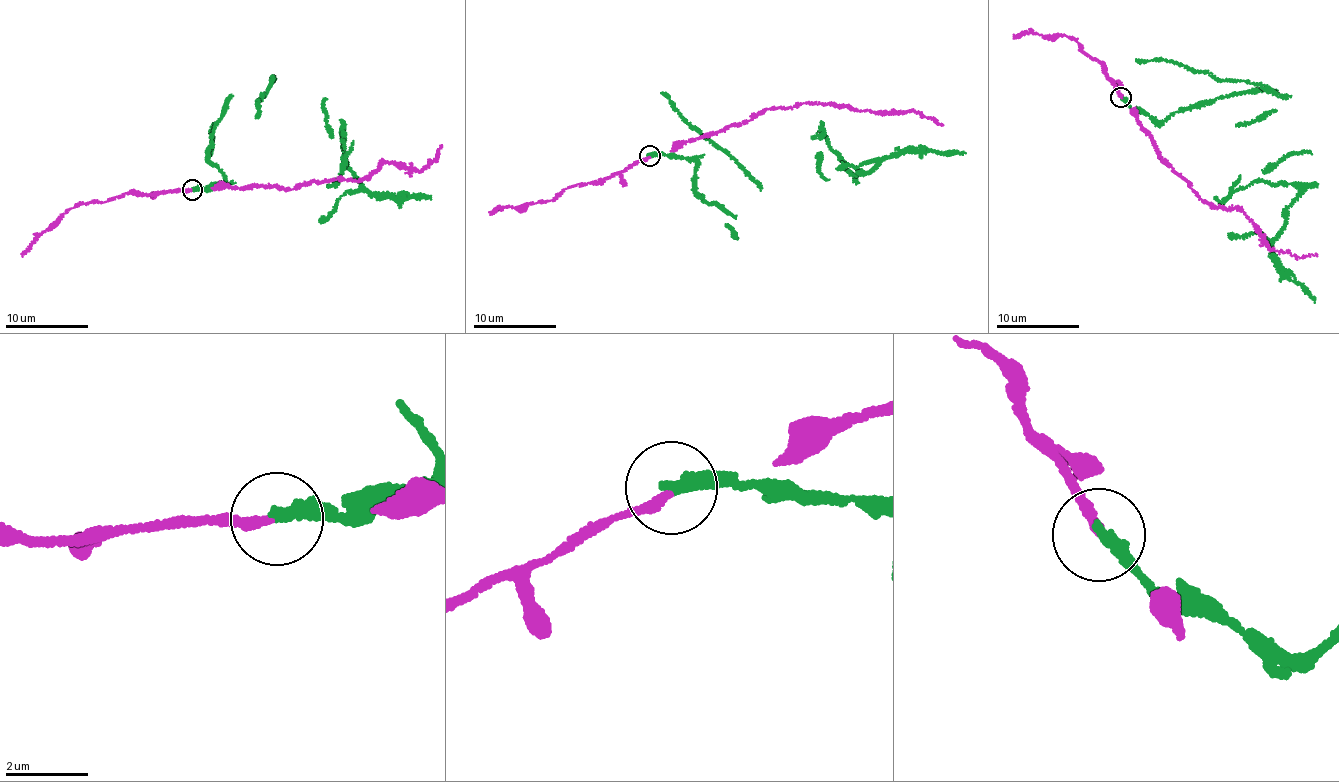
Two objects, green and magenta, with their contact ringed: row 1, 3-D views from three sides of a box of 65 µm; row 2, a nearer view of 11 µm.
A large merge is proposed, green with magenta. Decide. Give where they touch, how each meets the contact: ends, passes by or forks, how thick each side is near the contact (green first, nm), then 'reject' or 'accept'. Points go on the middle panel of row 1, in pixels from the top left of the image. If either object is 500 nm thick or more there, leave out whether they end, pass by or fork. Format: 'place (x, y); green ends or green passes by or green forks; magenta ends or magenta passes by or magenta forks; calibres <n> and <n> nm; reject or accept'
place (649, 155); green ends; magenta ends; calibres 320 and 240 nm; reject

